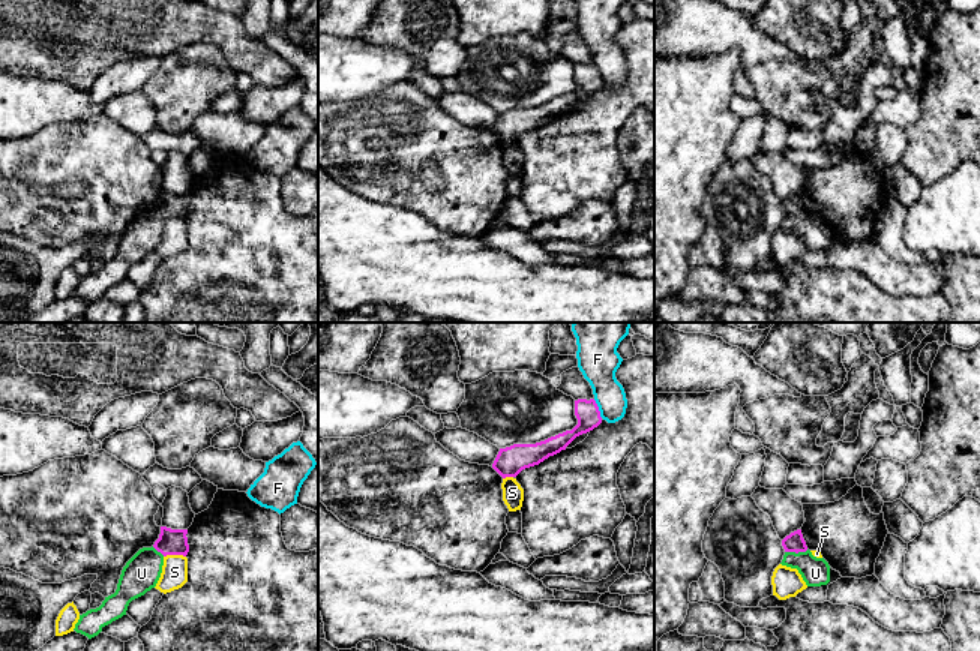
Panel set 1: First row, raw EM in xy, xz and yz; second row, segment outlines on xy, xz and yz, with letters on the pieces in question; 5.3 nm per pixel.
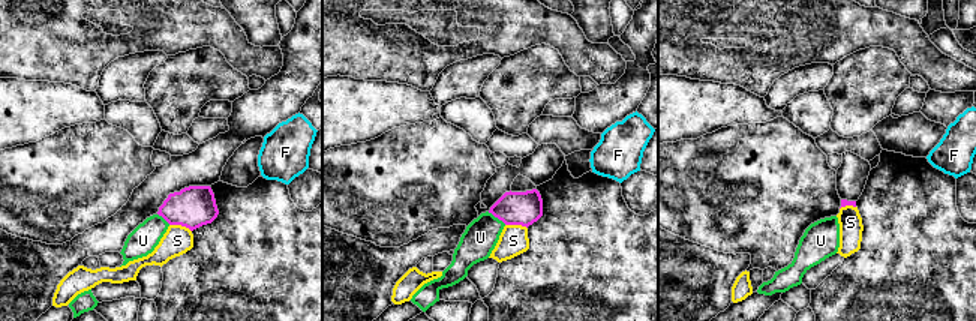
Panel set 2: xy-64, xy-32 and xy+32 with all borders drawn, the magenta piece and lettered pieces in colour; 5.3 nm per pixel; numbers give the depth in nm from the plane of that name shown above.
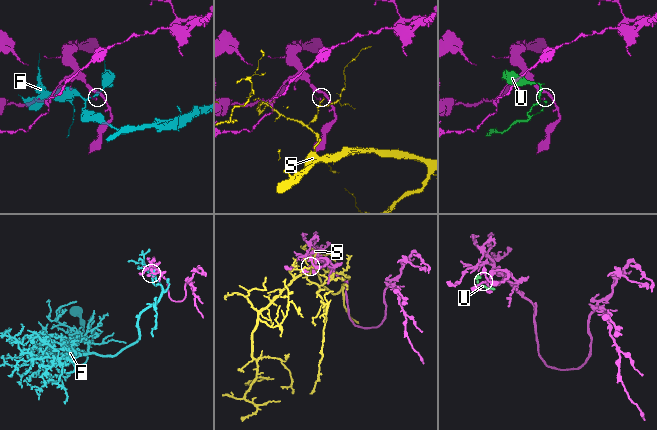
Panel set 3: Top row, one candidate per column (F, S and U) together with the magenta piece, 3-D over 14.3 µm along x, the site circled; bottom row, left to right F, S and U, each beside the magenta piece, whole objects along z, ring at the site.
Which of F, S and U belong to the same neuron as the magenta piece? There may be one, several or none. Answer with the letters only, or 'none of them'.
none of them

